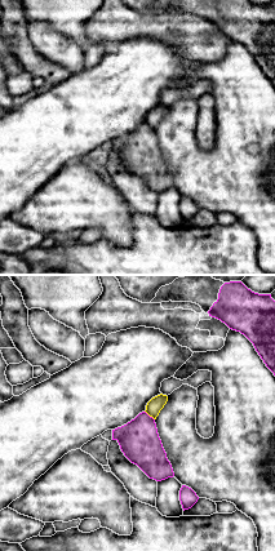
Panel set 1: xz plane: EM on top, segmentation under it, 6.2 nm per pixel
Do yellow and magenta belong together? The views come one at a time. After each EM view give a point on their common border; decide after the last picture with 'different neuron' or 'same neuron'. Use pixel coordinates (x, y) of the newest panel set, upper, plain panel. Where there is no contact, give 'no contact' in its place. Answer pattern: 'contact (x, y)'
contact (150, 127)

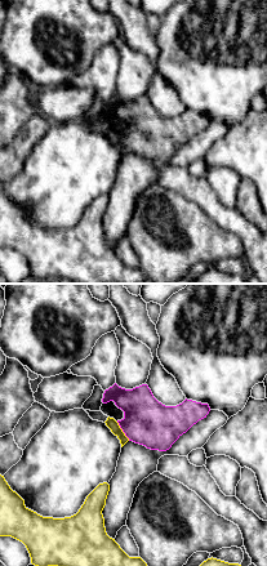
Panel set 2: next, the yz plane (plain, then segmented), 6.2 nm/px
contact (121, 142)

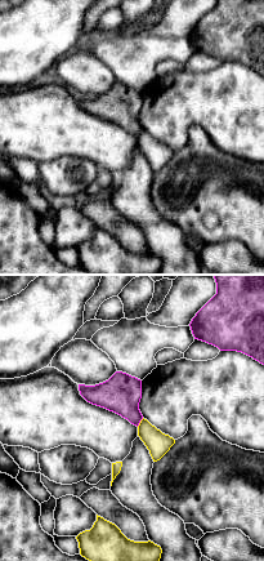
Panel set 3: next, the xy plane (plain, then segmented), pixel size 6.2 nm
contact (141, 133)

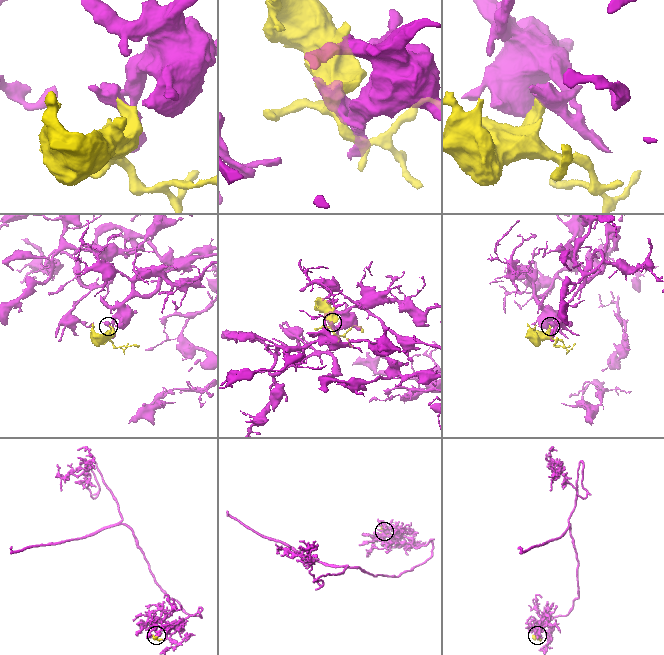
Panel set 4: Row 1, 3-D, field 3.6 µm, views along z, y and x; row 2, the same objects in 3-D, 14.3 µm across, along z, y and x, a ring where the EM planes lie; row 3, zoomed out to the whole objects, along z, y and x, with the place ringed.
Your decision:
different neuron

